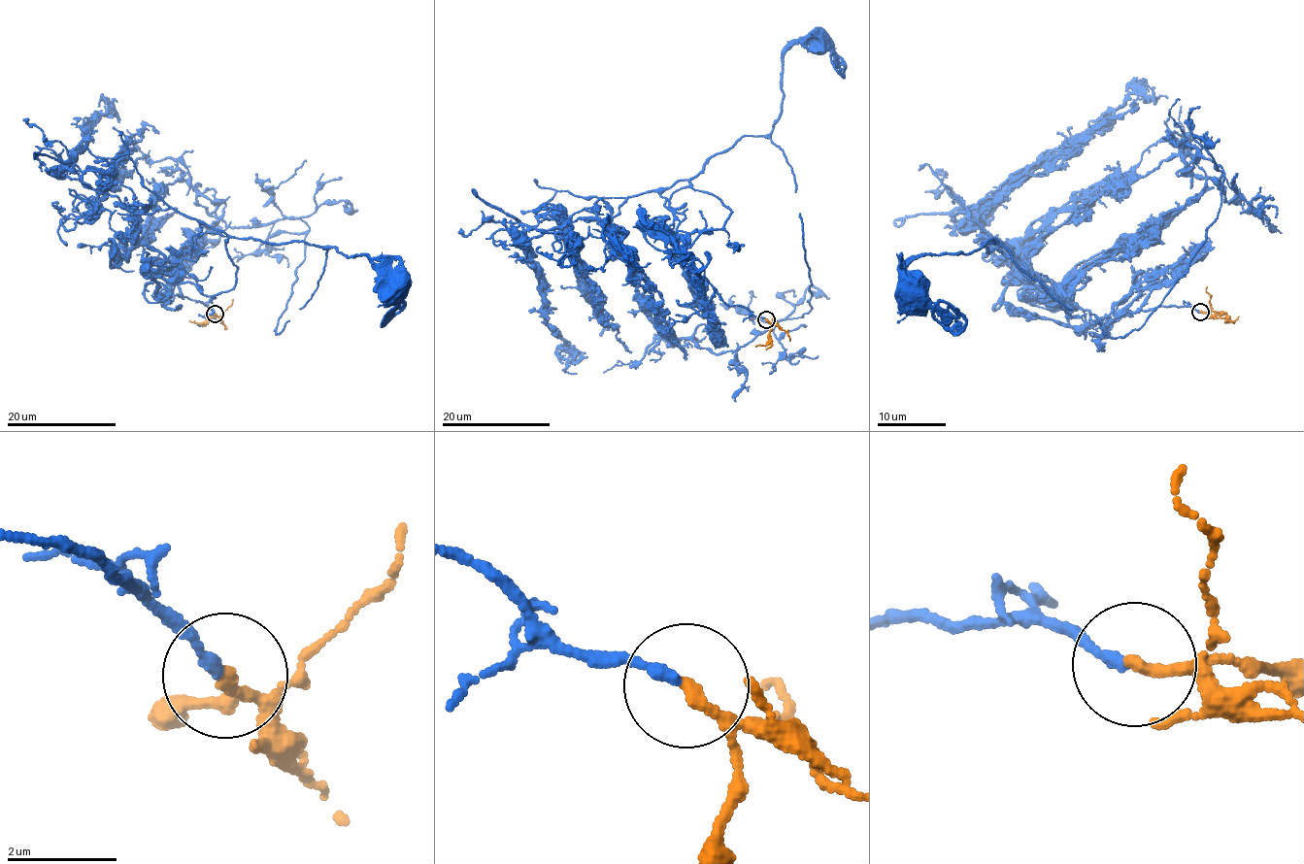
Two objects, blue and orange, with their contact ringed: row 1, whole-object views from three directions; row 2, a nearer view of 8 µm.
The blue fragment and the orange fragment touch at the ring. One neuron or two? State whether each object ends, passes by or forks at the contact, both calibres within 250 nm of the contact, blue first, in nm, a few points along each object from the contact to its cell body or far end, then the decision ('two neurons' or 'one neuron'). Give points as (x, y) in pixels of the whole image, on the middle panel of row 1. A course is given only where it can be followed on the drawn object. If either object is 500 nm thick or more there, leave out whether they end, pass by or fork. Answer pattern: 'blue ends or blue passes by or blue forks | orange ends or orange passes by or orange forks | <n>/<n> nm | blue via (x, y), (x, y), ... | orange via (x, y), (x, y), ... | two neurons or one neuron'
blue ends | orange ends | 200/240 nm | blue via (765, 318), (727, 305), (692, 261), (672, 257), (684, 242), (661, 193), (771, 131), (786, 49), (819, 39) | orange via (765, 318), (770, 326), (770, 339), (764, 346), (754, 346) | one neuron

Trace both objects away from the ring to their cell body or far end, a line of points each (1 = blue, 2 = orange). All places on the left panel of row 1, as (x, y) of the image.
1: (215, 314), (170, 294), (155, 278), (175, 277), (201, 223), (268, 244), (366, 252), (396, 289)
2: (215, 314), (197, 323), (188, 320)

